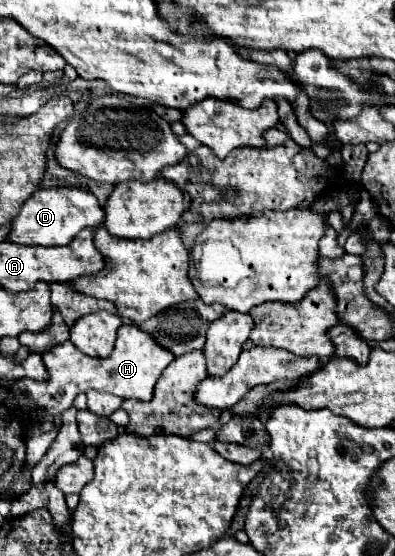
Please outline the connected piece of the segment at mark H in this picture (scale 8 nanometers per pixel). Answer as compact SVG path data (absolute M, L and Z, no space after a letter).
M124 324L118 330L116 348L106 358L90 358L84 352L80 352L70 340L64 344L54 346L52 350L42 354L42 360L50 372L48 384L36 384L26 380L30 386L20 386L22 392L34 400L40 408L46 408L50 414L62 414L70 404L74 402L76 394L86 390L98 390L116 394L120 398L136 398L136 400L150 400L154 386L162 374L162 370L174 360L170 352L162 352L146 332L142 332L136 324Z

